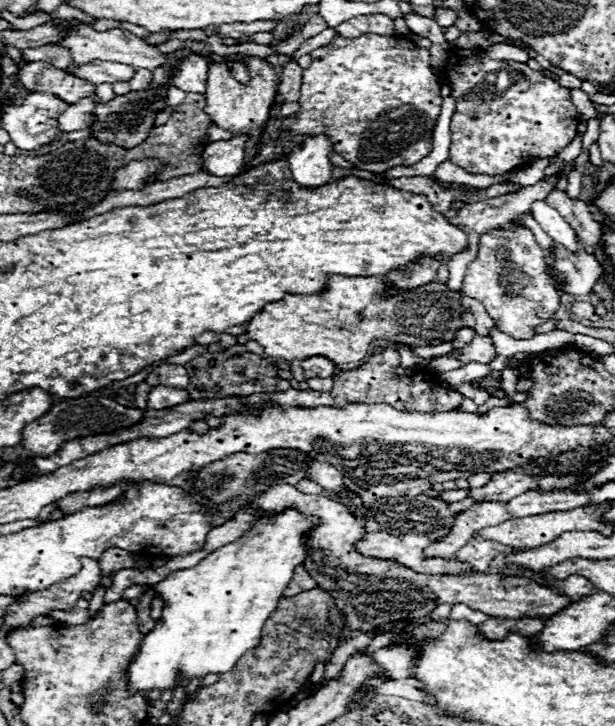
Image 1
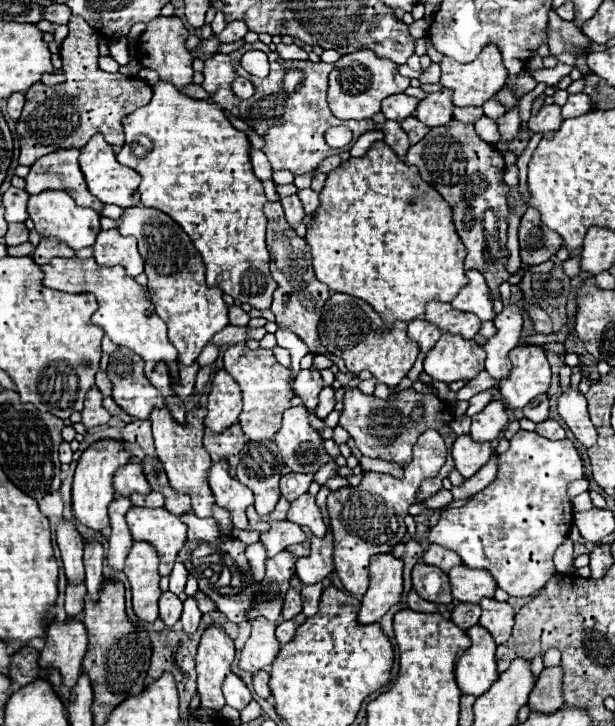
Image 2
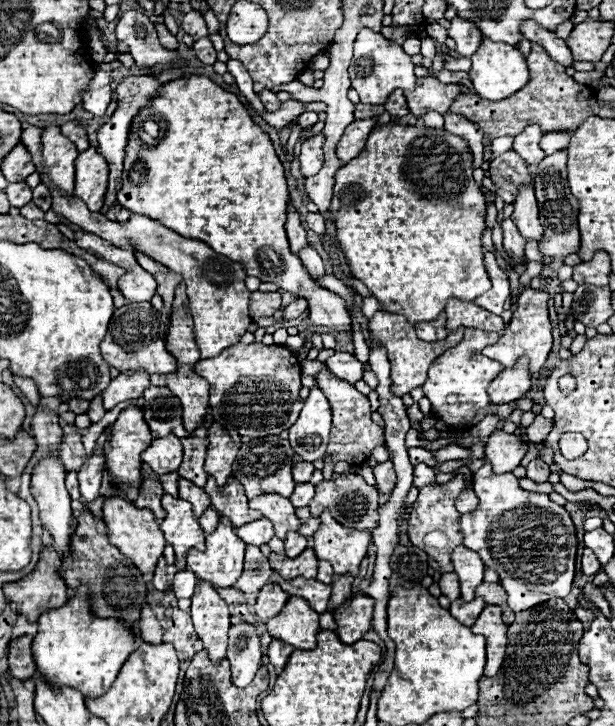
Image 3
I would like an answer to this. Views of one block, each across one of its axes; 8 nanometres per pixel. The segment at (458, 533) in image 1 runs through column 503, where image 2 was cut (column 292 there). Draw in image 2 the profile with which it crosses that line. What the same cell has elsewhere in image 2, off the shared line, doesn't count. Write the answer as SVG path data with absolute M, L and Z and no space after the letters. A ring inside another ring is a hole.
M302 494L302 498L296 498L290 504L286 520L294 522L298 526L308 526L312 530L312 534L318 538L322 538L326 534L326 526L322 522L320 508L316 506L314 496L310 496L310 494Z

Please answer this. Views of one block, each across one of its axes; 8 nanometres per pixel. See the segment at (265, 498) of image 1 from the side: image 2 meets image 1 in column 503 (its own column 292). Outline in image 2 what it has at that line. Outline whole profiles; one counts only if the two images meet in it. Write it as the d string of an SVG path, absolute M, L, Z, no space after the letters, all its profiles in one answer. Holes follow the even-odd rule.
M292 576L292 580L290 580L290 590L288 590L288 594L286 594L284 608L282 608L282 618L284 618L284 620L290 620L290 618L294 618L296 614L300 614L300 610L302 610L300 590L302 590L302 582L298 582L298 578Z

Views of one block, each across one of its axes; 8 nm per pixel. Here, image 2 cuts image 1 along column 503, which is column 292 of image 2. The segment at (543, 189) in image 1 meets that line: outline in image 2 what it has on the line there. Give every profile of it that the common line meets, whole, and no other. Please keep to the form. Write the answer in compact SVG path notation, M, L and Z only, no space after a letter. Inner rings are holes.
M294 194L290 198L282 198L282 206L284 206L284 214L286 214L286 220L292 224L292 226L298 226L304 218L304 208L302 208L302 202L300 198Z

